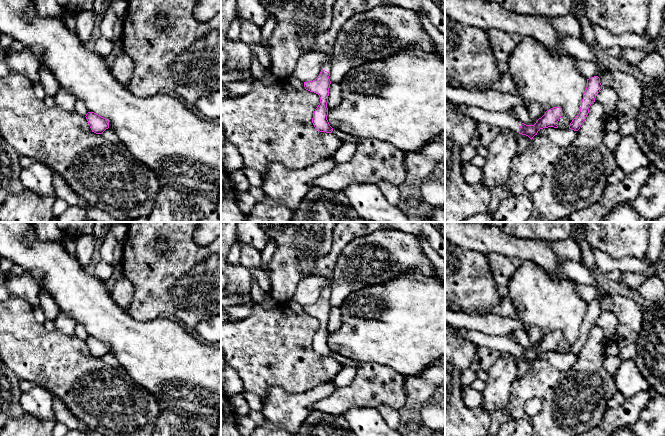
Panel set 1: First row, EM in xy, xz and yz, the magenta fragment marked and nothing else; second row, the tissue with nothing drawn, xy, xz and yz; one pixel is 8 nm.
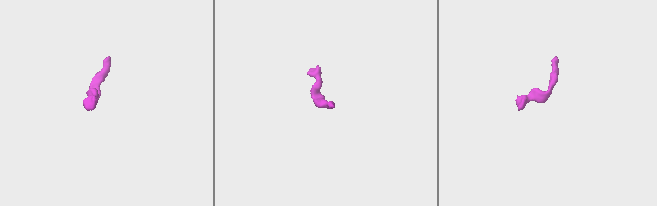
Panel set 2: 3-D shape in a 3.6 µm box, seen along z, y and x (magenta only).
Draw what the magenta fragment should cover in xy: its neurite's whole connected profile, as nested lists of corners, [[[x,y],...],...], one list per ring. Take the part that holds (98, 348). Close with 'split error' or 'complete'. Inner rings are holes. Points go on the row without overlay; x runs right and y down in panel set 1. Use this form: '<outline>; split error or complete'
[[[88,336],[85,341],[92,356],[96,358],[102,358],[109,352],[109,345],[94,336]]]; complete

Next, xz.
[[[322,293],[319,300],[315,304],[304,306],[306,314],[314,316],[320,321],[320,327],[314,335],[312,347],[316,354],[320,356],[333,357],[342,367],[352,366],[359,368],[361,365],[359,361],[347,358],[336,352],[333,353],[327,344],[327,326],[331,308],[329,300],[330,296]]]; split error

